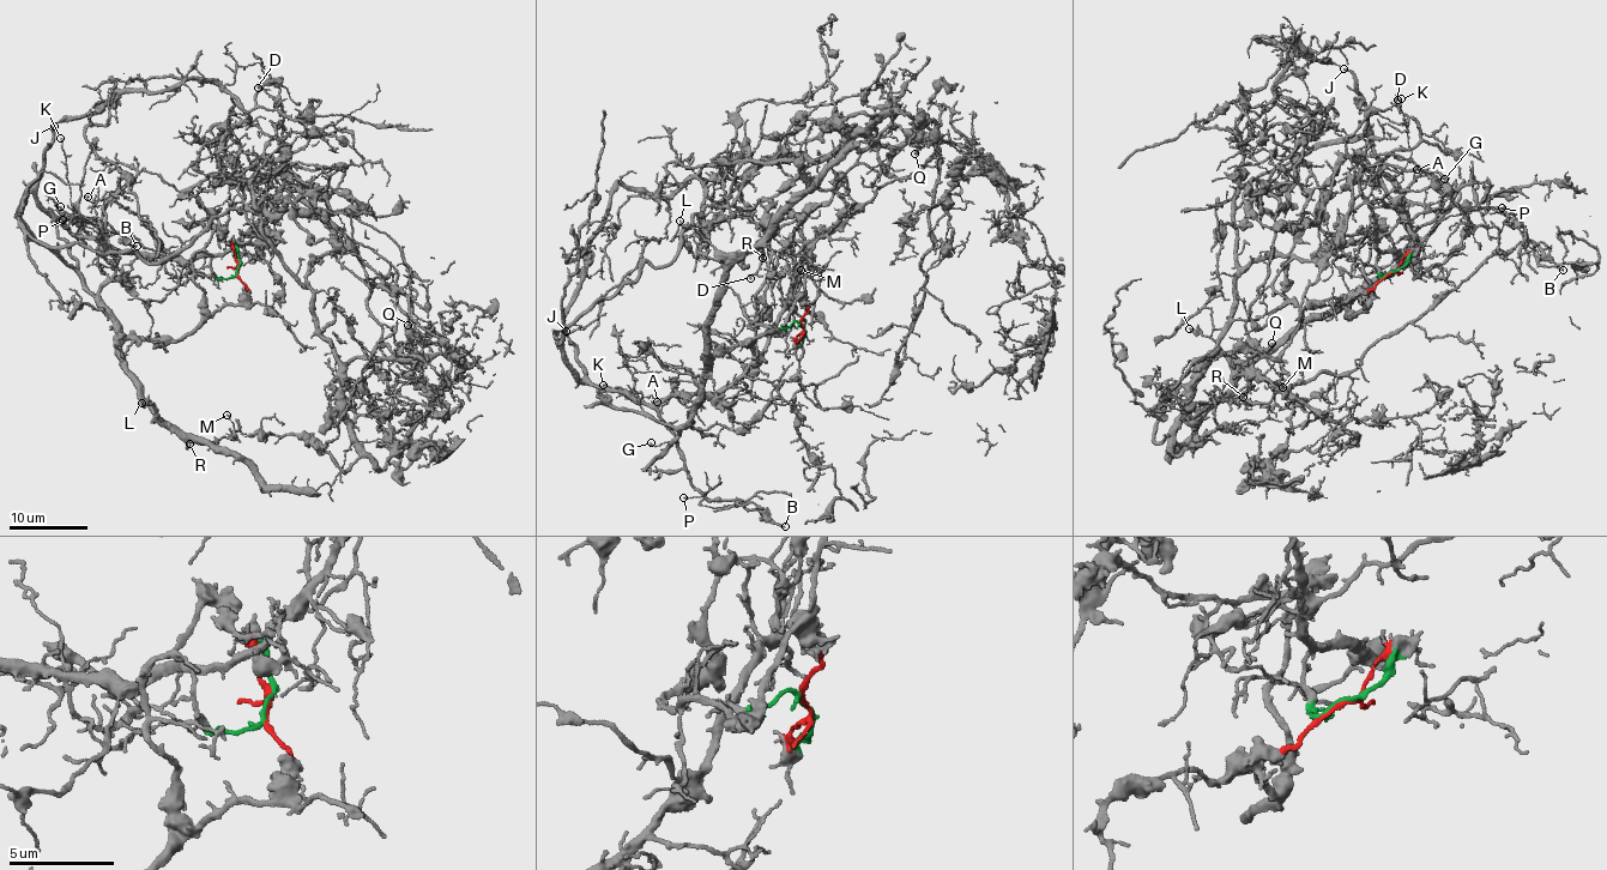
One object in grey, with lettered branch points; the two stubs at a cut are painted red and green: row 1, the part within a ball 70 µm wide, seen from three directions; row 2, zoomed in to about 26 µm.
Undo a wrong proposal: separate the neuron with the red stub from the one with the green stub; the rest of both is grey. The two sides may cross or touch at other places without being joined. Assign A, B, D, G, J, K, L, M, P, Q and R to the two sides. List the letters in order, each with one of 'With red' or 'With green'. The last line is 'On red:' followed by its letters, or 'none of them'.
A: With green
B: With green
D: With green
G: With green
J: With green
K: With green
L: With red
M: With red
P: With green
Q: With green
R: With red
On red: L, M, R

